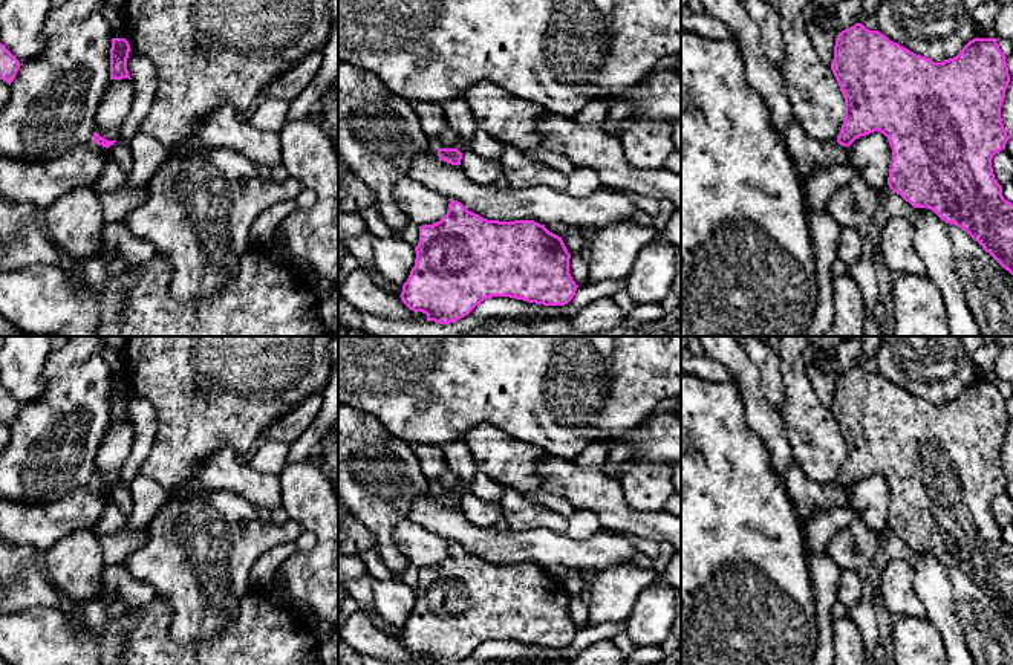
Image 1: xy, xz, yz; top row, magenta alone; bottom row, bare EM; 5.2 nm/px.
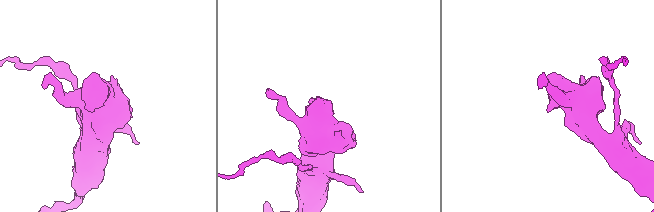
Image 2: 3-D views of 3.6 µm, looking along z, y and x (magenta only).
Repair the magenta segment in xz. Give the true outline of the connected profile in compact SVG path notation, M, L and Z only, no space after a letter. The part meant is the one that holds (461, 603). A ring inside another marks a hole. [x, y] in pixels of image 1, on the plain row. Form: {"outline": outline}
{"outline": "M450 543L447 556L433 567L419 569L419 584L415 590L416 601L415 608L410 613L407 624L402 627L401 642L402 645L413 654L422 654L427 657L428 663L435 665L453 665L464 659L467 659L477 647L480 647L487 641L493 639L510 639L516 642L523 642L528 645L543 647L543 648L565 648L575 637L577 627L569 616L569 601L562 579L549 575L545 567L540 567L534 563L514 563L514 564L499 564L499 563L487 563L479 556L468 553L461 544Z"}

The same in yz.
{"outline": "M855 365L839 375L831 413L845 440L845 462L837 485L849 489L860 478L883 475L892 491L889 530L914 550L932 552L946 566L966 573L1013 618L1013 546L1004 541L992 511L993 498L1010 482L1001 460L1010 425L1005 401L995 381L976 379L956 399L935 405Z"}

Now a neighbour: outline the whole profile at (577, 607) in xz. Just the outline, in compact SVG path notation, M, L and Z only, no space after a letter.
M571 598L569 616L577 628L585 628L588 622L588 604L581 598Z

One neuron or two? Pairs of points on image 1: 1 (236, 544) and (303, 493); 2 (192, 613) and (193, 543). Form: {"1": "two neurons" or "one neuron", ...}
{"1": "two neurons", "2": "one neuron"}

